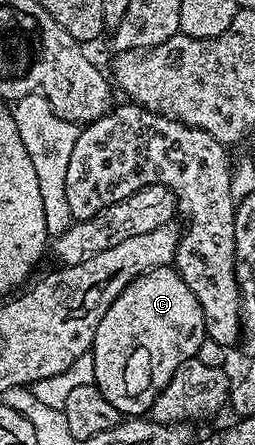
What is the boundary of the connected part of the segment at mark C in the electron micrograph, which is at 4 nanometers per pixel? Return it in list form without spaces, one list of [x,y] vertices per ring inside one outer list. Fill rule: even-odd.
[[[171,266],[169,268],[157,268],[144,275],[136,277],[130,285],[125,288],[108,306],[104,318],[100,318],[100,326],[96,326],[96,338],[92,355],[94,357],[94,383],[116,406],[116,410],[126,418],[142,418],[149,413],[152,402],[168,386],[172,374],[184,366],[184,362],[195,359],[200,344],[206,339],[206,323],[204,322],[204,310],[188,290],[188,282],[180,278],[178,269]]]

